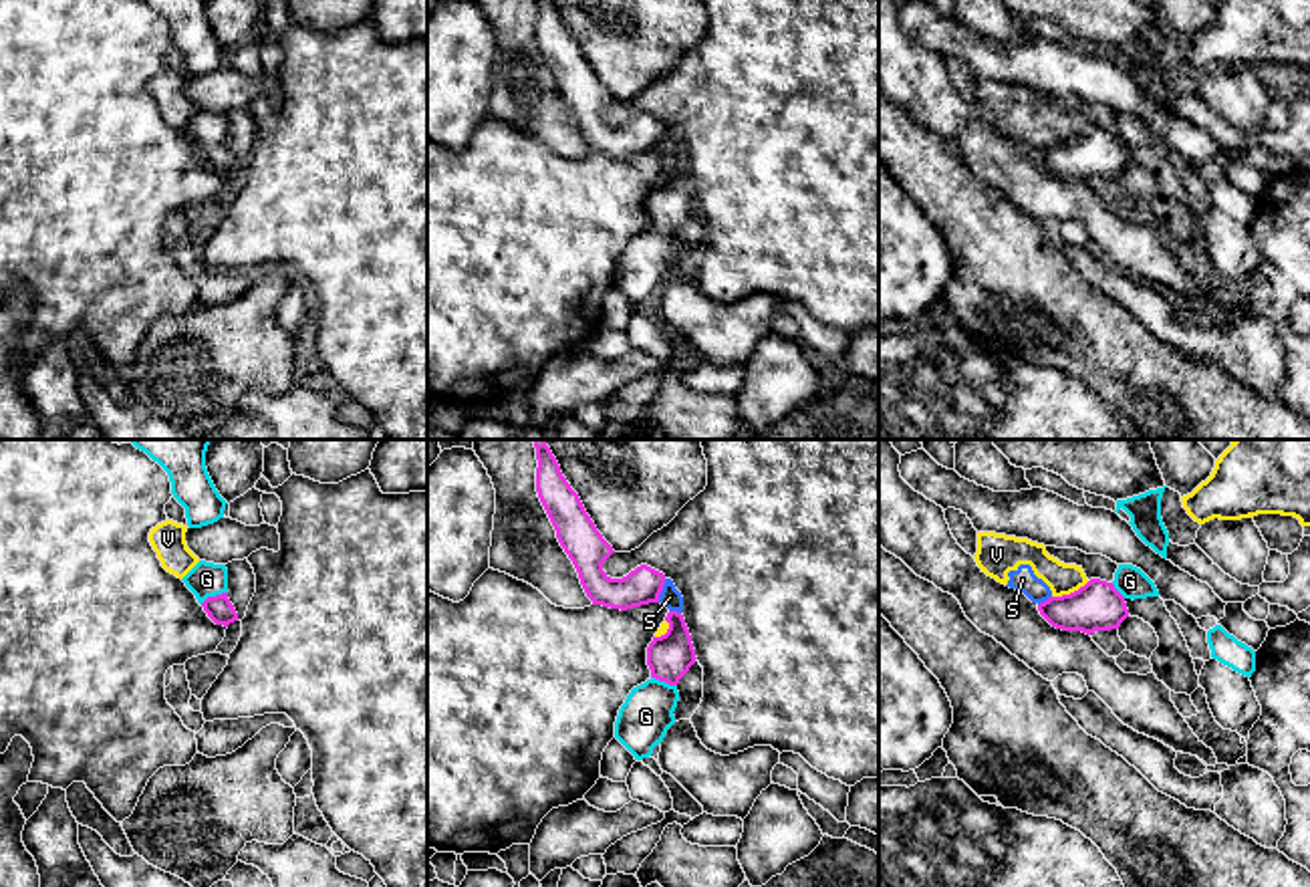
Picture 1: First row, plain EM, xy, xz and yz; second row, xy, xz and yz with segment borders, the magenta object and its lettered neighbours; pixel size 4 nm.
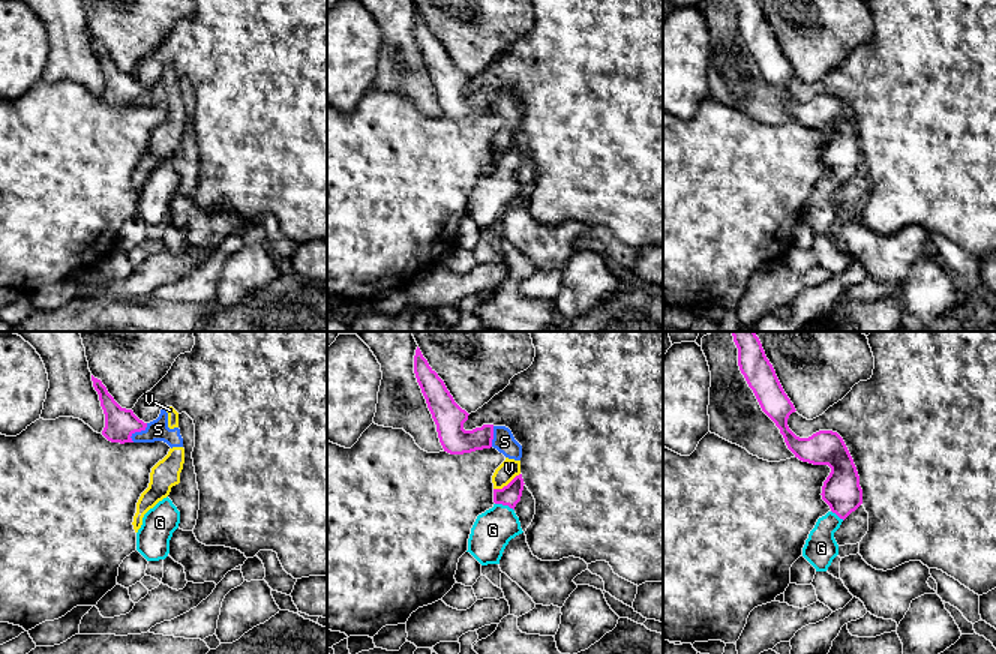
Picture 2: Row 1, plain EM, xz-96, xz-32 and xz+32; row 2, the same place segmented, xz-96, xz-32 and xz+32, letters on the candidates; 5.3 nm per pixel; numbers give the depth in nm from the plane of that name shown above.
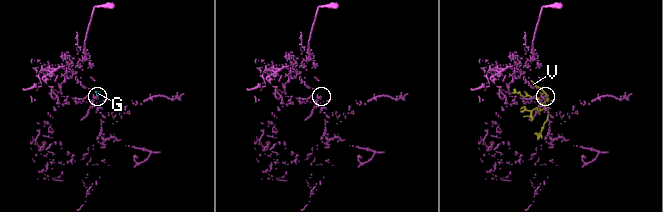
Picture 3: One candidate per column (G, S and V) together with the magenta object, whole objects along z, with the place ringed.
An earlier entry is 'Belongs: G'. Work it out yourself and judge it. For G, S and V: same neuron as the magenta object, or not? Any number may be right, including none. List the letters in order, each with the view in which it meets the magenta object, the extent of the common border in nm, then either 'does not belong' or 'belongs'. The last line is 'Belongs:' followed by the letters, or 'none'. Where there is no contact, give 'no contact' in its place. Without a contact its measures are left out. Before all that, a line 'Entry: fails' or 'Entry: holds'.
Entry: holds
G: contact in xy; length 120 nm; belongs
S: contact in xz; length 100 nm; does not belong
V: contact in yz; length 170 nm; does not belong
Belongs: G

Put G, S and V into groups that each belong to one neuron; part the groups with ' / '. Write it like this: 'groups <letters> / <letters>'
groups G / S V

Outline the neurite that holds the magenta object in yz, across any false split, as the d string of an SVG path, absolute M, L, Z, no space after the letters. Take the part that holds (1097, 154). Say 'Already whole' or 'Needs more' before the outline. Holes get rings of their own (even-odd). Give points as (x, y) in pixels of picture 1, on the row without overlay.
Needs more. M1119 113L1112 131L1090 127L1070 143L1040 151L1038 159L1056 177L1090 183L1119 177L1129 165L1125 149L1147 145L1159 145L1155 131L1141 117Z

